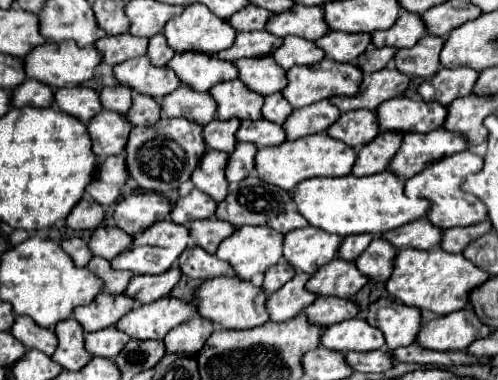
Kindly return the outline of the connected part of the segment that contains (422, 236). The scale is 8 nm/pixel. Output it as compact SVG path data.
M416 219L396 231L388 231L388 235L380 235L384 241L394 245L396 249L412 247L412 249L432 249L440 243L440 229L428 223L428 219Z

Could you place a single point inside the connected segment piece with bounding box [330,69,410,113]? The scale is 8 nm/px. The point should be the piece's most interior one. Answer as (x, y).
(385, 84)

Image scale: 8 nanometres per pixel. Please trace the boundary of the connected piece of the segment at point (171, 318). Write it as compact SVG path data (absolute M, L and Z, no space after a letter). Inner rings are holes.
M162 297L148 305L136 305L128 315L124 315L124 319L120 319L120 323L116 323L116 329L134 339L164 339L170 329L184 323L194 313L194 303Z

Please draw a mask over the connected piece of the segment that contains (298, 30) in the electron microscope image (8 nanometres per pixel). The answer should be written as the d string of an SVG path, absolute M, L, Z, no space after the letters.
M294 5L288 11L272 15L266 21L264 29L276 37L296 35L308 41L316 41L328 33L322 7L306 7L306 5Z

